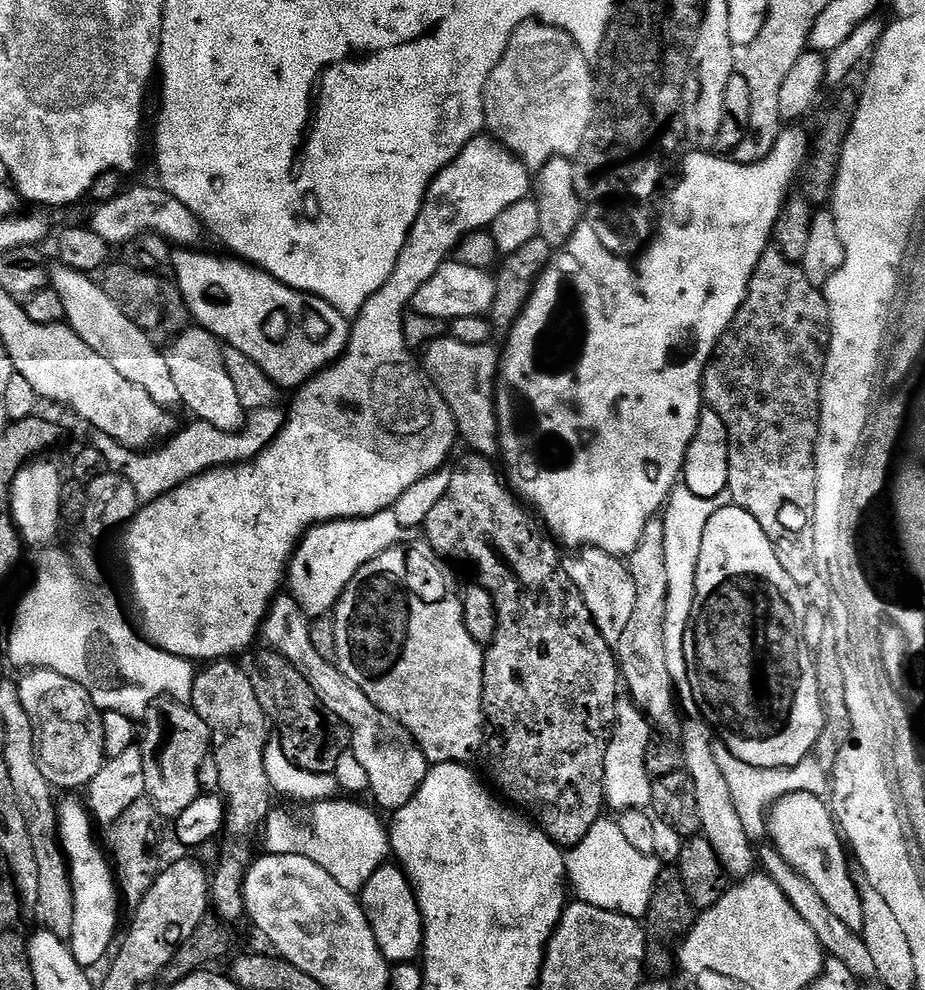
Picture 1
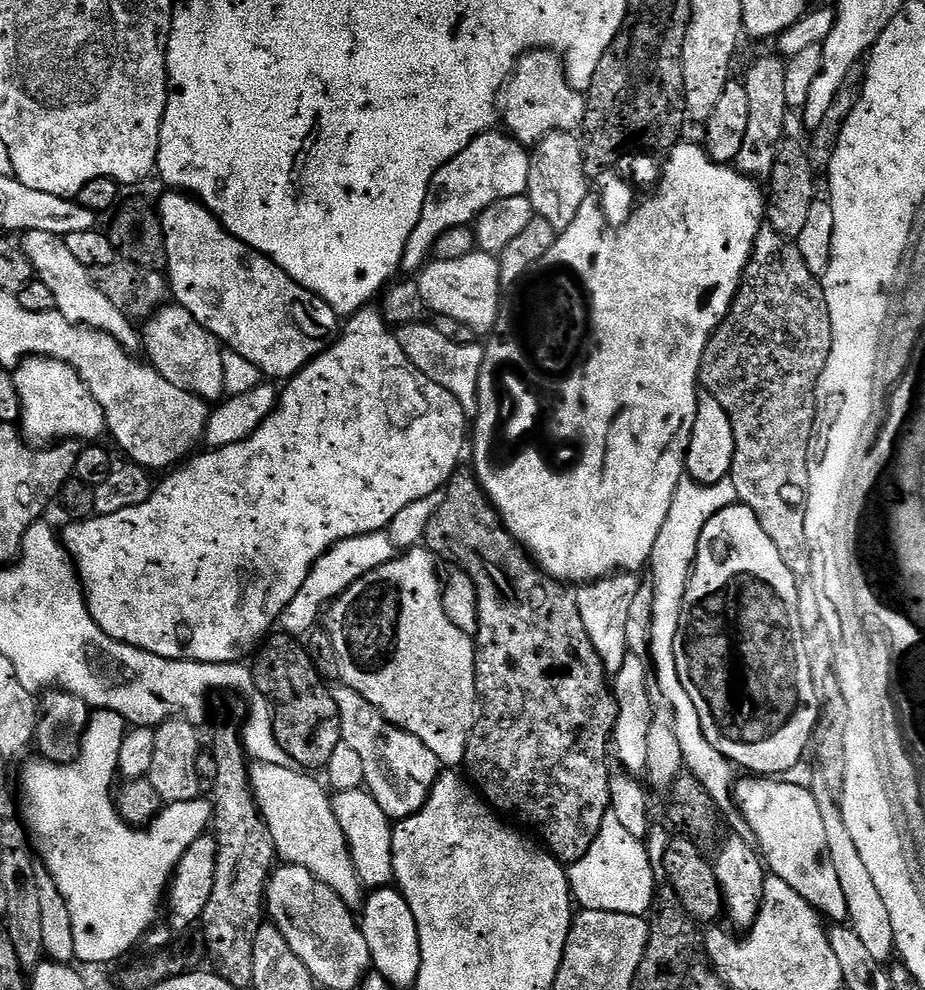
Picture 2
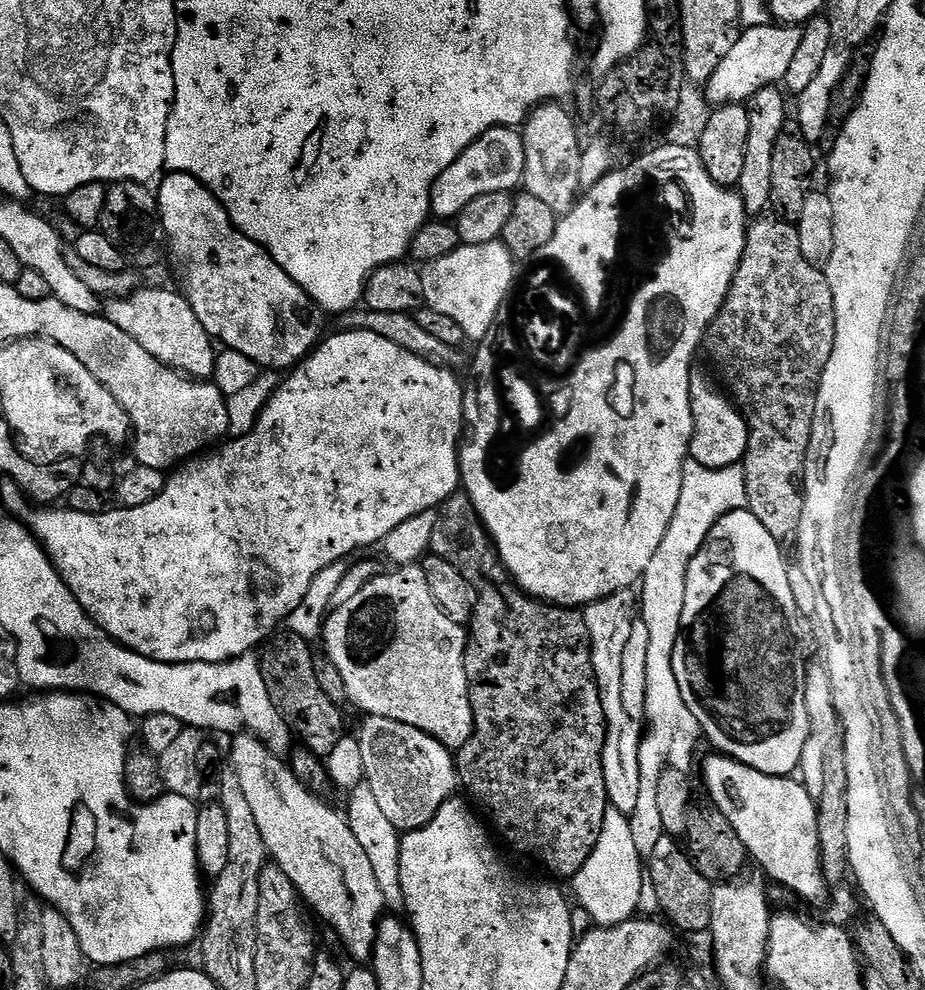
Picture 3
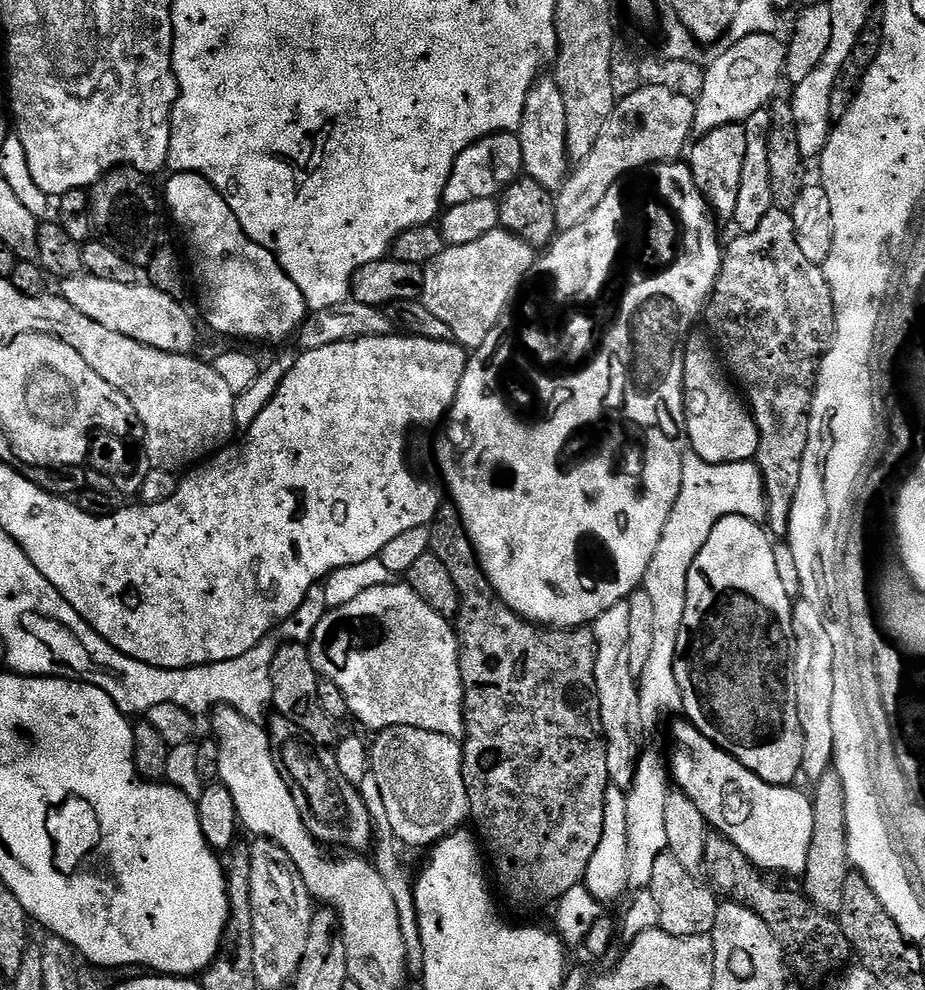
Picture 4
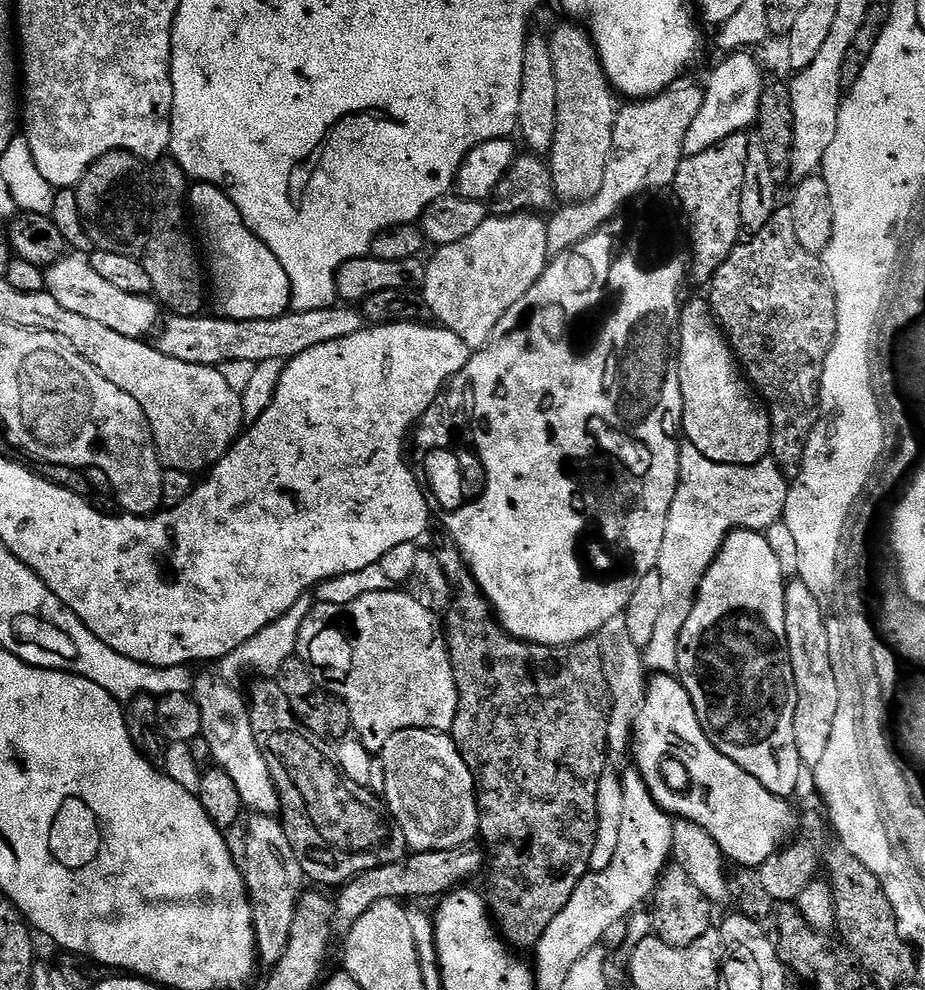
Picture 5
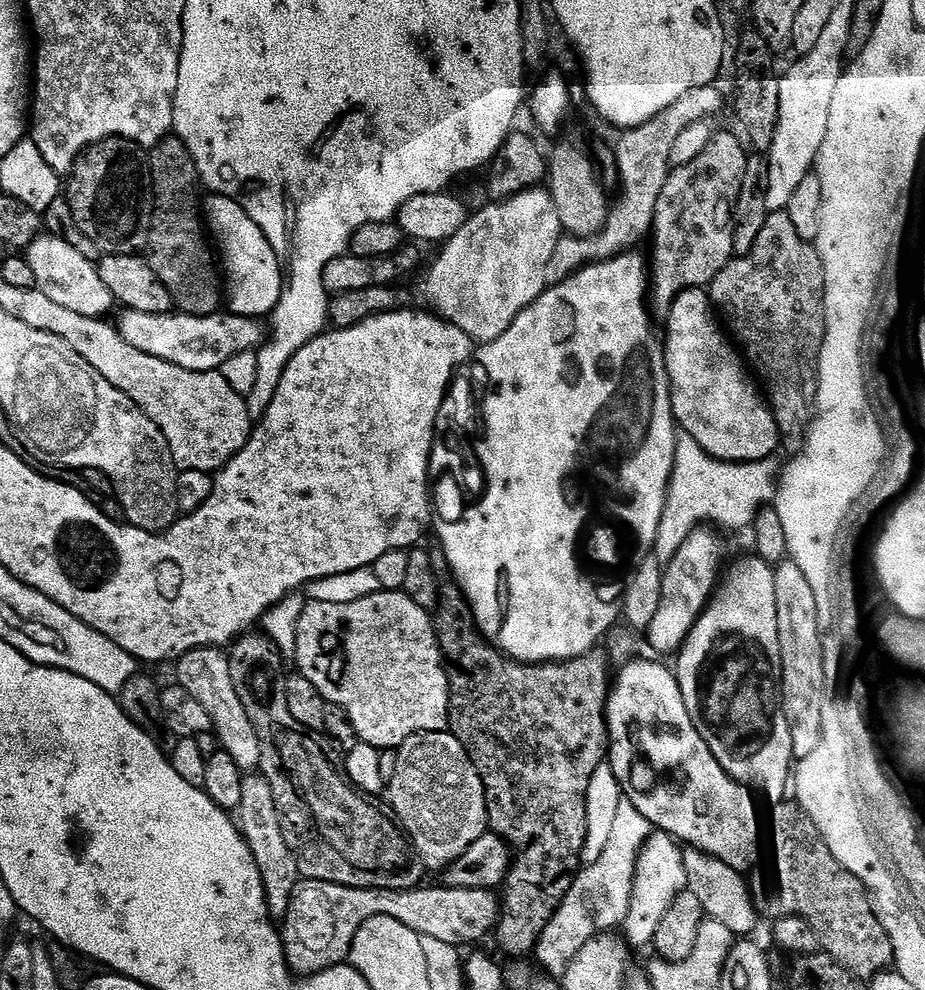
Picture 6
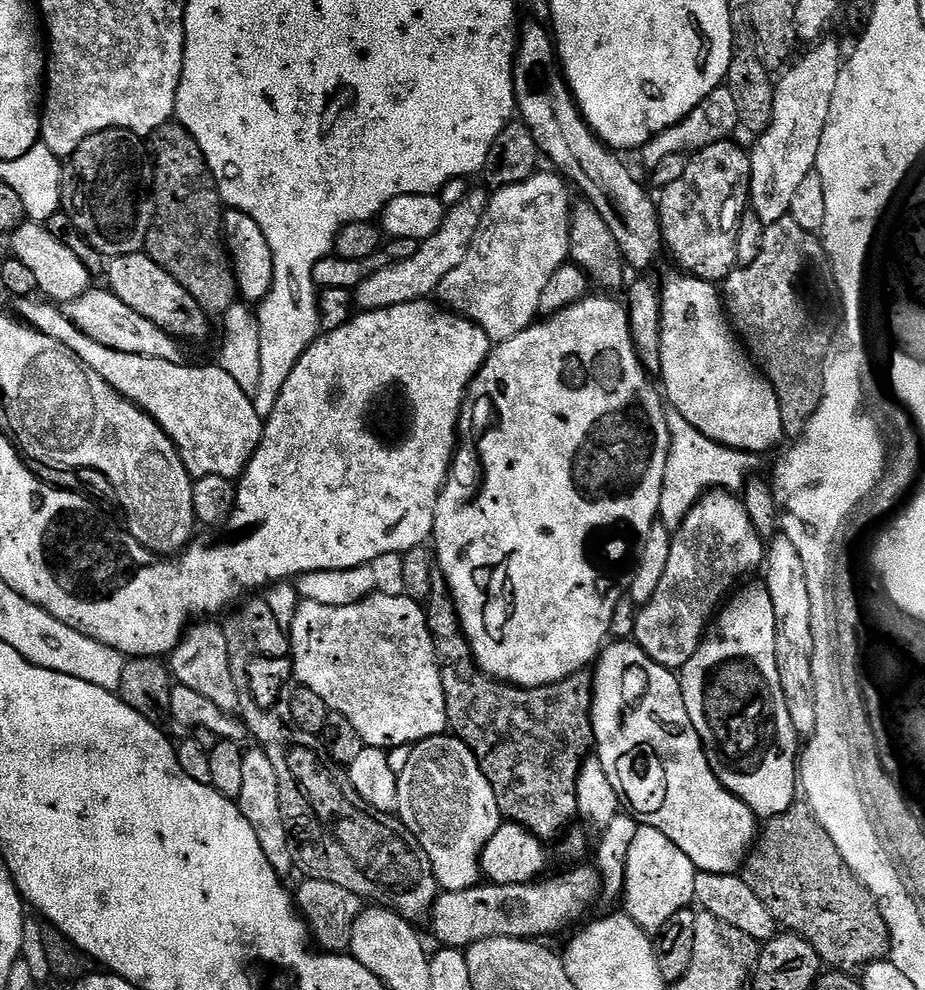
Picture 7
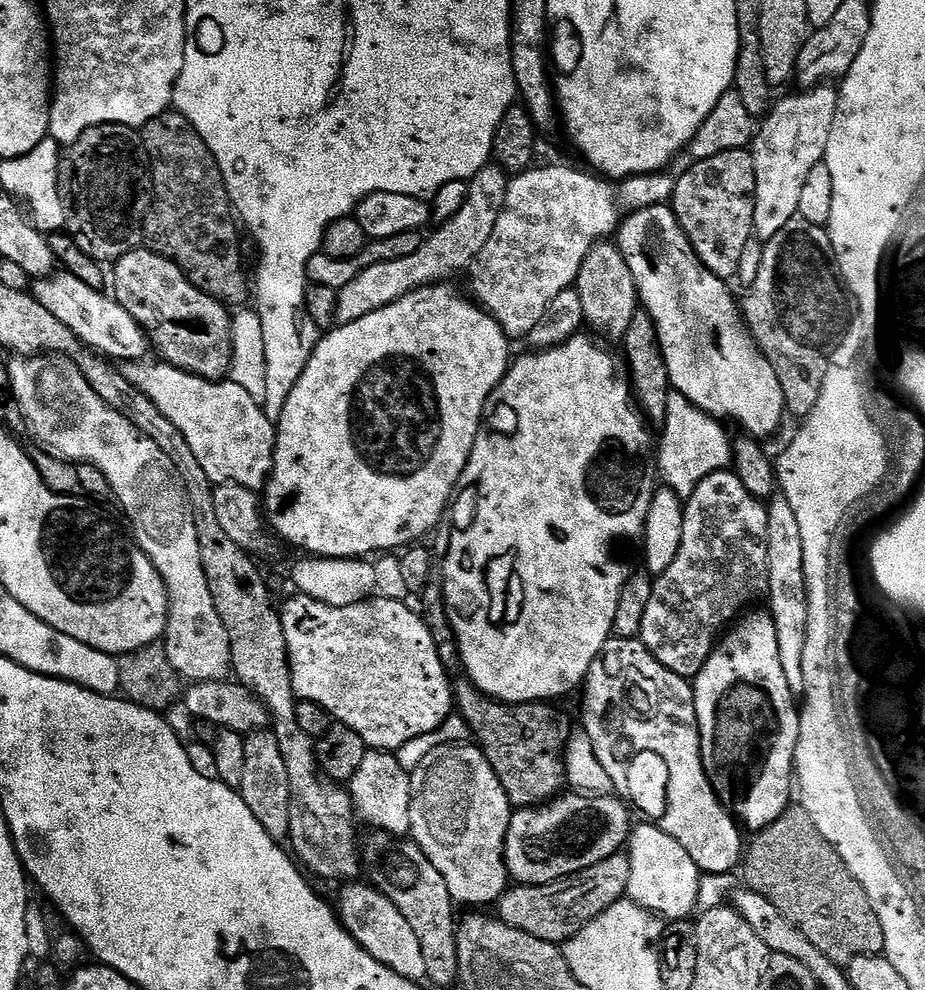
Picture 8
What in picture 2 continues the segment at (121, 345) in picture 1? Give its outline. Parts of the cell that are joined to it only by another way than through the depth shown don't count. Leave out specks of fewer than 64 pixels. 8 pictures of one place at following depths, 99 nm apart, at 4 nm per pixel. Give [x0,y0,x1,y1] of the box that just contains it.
[22,231,142,350]

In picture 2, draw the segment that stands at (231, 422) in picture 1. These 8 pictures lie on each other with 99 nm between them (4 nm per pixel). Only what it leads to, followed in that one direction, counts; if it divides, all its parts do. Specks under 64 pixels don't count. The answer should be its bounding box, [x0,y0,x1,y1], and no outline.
[142,306,226,402]

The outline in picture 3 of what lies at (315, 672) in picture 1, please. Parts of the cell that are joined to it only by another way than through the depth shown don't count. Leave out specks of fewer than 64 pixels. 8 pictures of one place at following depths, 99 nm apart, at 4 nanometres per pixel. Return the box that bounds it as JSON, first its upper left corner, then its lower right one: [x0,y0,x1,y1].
[358,715,458,834]

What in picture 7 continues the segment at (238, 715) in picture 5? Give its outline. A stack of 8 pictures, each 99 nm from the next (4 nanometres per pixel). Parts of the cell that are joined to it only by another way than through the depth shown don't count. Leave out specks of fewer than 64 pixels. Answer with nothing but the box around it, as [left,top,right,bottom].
[170,623,239,713]

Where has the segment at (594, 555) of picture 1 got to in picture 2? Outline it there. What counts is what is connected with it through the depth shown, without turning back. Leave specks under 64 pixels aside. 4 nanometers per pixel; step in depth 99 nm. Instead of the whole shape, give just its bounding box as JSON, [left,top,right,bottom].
[575,571,641,678]

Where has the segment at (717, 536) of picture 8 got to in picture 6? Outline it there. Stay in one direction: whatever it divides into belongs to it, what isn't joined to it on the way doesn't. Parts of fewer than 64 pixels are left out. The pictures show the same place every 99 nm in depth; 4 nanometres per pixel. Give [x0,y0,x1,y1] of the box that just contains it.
[646,526,724,653]

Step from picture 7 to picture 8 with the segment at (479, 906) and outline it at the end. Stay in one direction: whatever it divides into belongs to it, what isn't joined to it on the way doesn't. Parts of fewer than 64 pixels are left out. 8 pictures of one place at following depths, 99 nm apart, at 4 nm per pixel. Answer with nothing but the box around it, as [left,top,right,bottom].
[498,854,630,946]

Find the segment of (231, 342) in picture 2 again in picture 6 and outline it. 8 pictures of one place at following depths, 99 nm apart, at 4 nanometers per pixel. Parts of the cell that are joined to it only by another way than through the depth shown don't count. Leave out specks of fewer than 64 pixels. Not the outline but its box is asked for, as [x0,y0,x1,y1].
[202,194,286,318]

